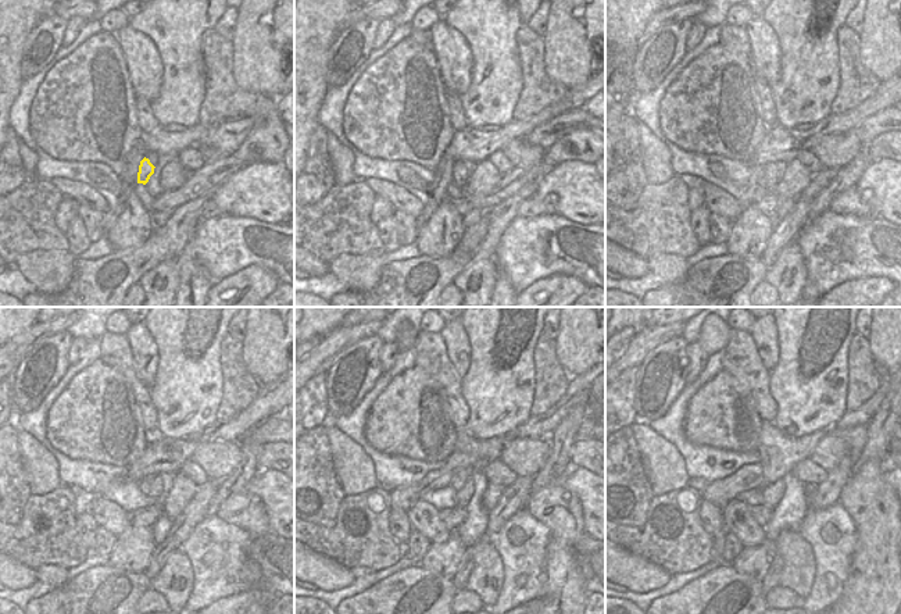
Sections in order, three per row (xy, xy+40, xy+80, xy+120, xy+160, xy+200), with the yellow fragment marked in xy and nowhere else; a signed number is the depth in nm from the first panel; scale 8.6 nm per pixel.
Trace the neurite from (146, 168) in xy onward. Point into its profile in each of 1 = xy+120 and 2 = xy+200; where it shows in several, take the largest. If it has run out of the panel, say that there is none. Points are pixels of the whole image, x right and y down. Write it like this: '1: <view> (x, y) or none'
1: xy+120 (153, 491)
2: xy+200 (772, 492)

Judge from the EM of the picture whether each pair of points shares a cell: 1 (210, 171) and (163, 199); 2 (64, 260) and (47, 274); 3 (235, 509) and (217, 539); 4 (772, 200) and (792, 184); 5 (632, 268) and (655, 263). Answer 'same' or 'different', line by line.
1: same
2: same
3: different
4: different
5: different

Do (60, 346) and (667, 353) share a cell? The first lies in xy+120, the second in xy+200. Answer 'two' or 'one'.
one

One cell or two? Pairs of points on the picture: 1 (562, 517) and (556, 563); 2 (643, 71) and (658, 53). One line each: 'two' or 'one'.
1: one
2: one

